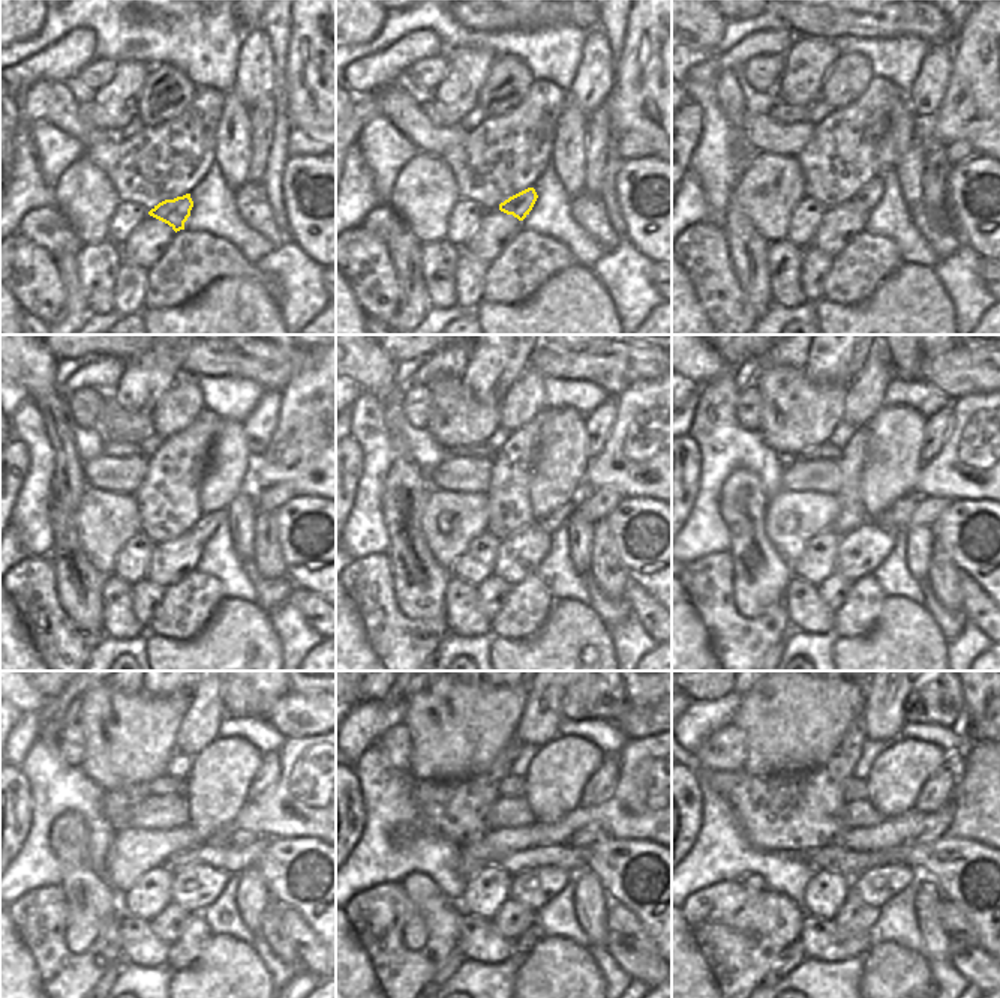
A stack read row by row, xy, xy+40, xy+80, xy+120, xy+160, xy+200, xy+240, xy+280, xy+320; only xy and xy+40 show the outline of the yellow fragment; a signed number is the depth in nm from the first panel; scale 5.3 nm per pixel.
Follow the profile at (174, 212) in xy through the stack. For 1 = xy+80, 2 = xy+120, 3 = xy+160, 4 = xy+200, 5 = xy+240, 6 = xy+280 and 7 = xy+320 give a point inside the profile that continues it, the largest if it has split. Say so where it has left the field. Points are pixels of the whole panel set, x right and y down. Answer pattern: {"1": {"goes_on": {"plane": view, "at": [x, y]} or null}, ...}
{"1": {"goes_on": {"plane": "xy+80", "at": [868, 195]}}, "2": {"goes_on": {"plane": "xy+120", "at": [206, 524]}}, "3": {"goes_on": {"plane": "xy+160", "at": [558, 518]}}, "4": {"goes_on": {"plane": "xy+200", "at": [894, 518]}}, "5": {"goes_on": {"plane": "xy+240", "at": [243, 836]}}, "6": {"goes_on": {"plane": "xy+280", "at": [585, 838]}}, "7": {"goes_on": {"plane": "xy+320", "at": [936, 824]}}}

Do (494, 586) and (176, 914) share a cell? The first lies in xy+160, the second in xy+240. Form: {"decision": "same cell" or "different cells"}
{"decision": "same cell"}

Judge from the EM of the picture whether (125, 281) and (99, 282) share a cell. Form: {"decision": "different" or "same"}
{"decision": "different"}

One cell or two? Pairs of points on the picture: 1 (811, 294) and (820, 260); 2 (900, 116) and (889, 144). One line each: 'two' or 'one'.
1: one
2: one

